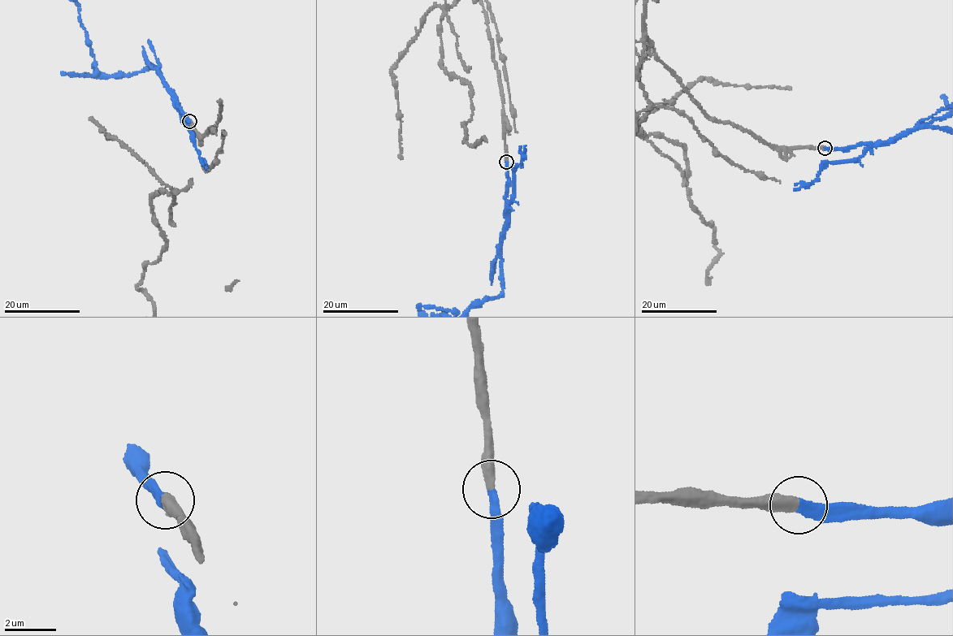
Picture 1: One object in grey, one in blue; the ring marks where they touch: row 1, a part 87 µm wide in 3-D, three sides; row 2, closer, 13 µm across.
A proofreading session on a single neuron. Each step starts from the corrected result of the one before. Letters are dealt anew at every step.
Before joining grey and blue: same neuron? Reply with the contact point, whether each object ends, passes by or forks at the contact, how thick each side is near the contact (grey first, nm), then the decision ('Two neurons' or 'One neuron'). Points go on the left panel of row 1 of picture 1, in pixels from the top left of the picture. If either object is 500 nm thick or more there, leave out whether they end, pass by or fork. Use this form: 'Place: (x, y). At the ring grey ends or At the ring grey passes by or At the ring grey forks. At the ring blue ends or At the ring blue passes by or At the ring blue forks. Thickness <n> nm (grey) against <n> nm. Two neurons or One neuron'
Place: (189, 121). At the ring grey ends. At the ring blue ends. Thickness 440 nm (grey) against 380 nm. One neuron

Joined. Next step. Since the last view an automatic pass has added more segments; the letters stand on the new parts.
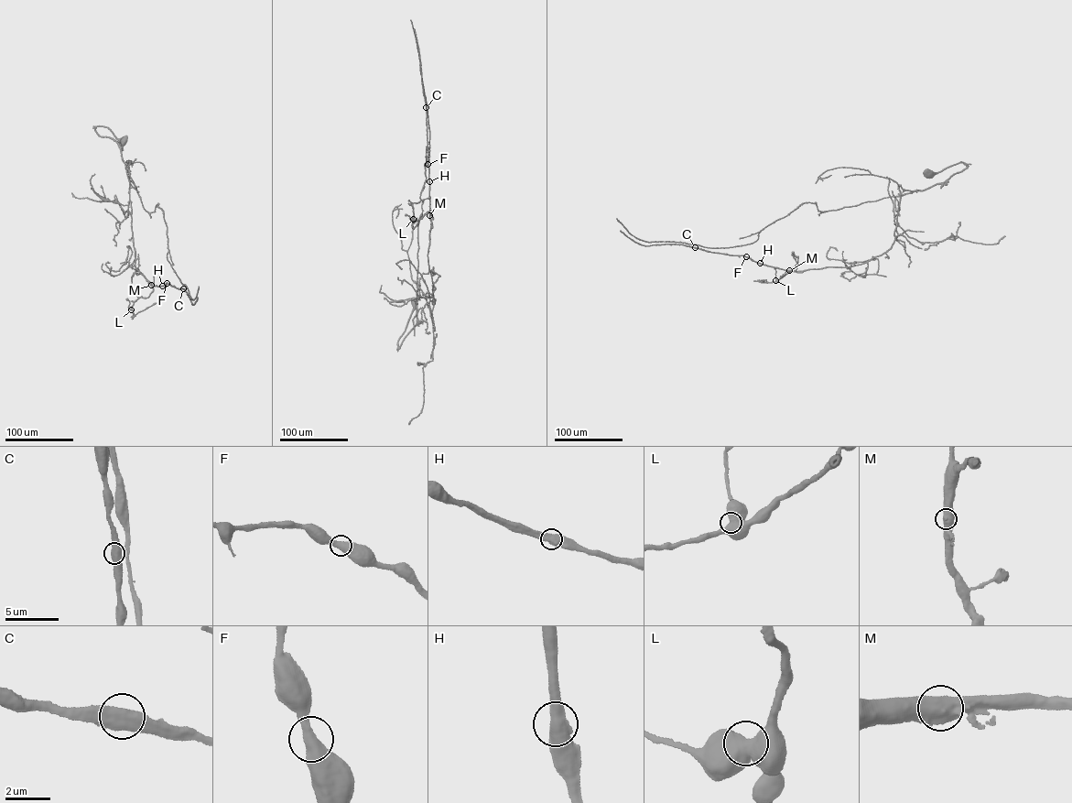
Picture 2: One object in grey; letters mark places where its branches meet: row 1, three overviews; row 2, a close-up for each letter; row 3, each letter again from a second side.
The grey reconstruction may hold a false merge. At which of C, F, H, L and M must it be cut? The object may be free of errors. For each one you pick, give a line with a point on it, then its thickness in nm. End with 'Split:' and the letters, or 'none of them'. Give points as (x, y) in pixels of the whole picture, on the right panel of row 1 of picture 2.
Split: none of them

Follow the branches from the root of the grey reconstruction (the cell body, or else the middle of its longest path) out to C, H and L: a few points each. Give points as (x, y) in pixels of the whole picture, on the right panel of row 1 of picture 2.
C: (928, 173), (960, 162), (967, 166), (944, 182), (903, 194), (893, 244), (860, 264), (796, 271), (695, 247)
H: (928, 173), (967, 166), (903, 194), (894, 241), (882, 254), (797, 271), (760, 263)
L: (928, 173), (967, 166), (902, 195), (885, 252), (847, 267), (786, 271), (775, 280)

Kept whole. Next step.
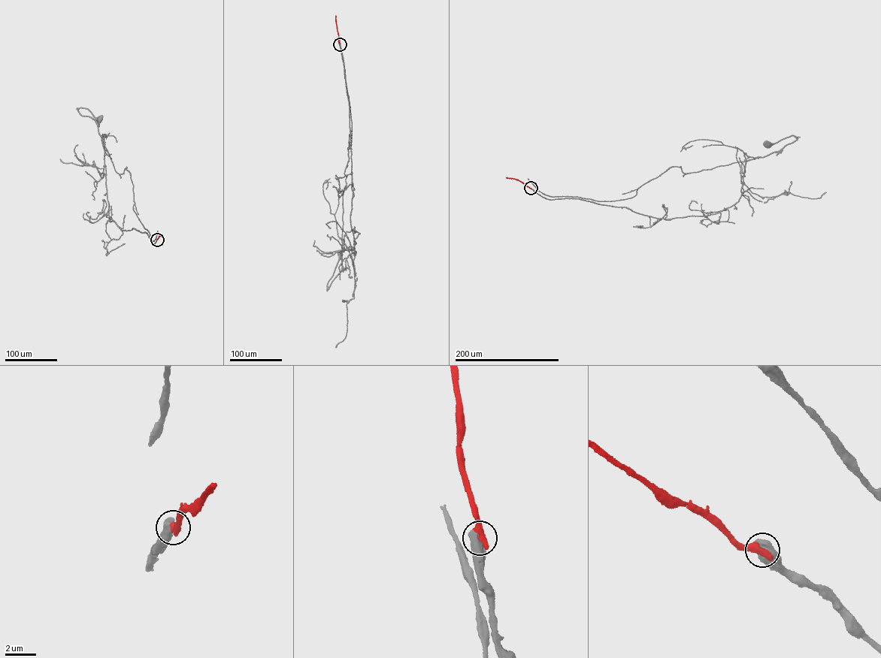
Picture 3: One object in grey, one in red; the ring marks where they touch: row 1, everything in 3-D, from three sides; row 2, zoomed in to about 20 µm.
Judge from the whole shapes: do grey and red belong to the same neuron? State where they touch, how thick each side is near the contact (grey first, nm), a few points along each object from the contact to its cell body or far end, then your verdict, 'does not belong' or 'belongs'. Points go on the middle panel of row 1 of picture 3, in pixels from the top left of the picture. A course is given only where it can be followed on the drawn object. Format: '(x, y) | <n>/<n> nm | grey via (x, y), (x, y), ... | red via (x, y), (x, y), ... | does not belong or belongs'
(340, 44) | 850/600 nm | grey via (340, 44), (349, 110), (352, 191), (350, 222), (354, 251), (343, 242), (342, 270), (328, 288), (340, 255) | red via (340, 44), (335, 16) | does not belong

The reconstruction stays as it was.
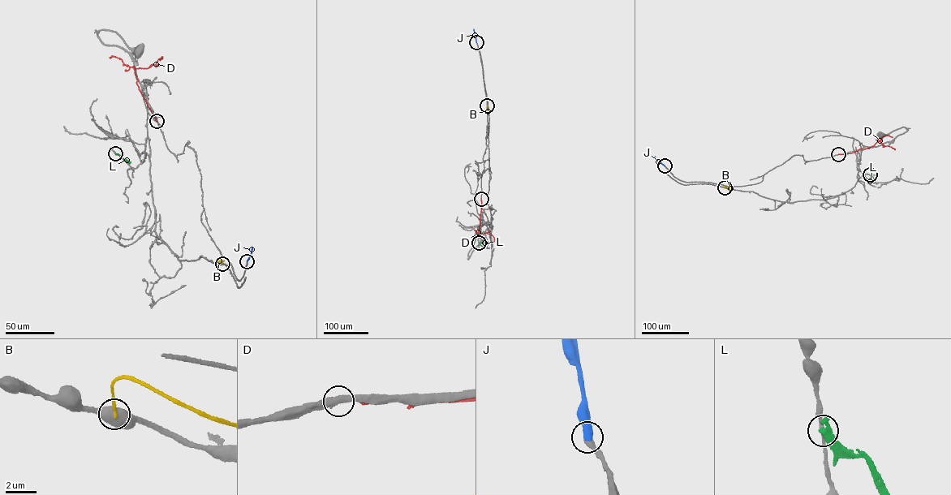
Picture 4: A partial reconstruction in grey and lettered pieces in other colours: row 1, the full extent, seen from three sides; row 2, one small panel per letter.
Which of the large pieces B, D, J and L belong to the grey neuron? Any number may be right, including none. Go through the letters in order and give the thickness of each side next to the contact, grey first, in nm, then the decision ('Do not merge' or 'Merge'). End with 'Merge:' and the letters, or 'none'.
B: Thickness 550 nm (grey) against 200 nm. Do not merge
D: Thickness 460 nm (grey) against 320 nm. Do not merge
J: Thickness 440 nm (grey) against 550 nm. Merge
L: Thickness 200 nm (grey) against 400 nm. Do not merge
Merge: J

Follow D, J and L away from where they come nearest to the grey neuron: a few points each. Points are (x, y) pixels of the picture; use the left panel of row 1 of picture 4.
D: (157, 121), (139, 88), (133, 67), (148, 68), (159, 59)
J: (247, 261), (252, 248)
L: (115, 153), (131, 162)

